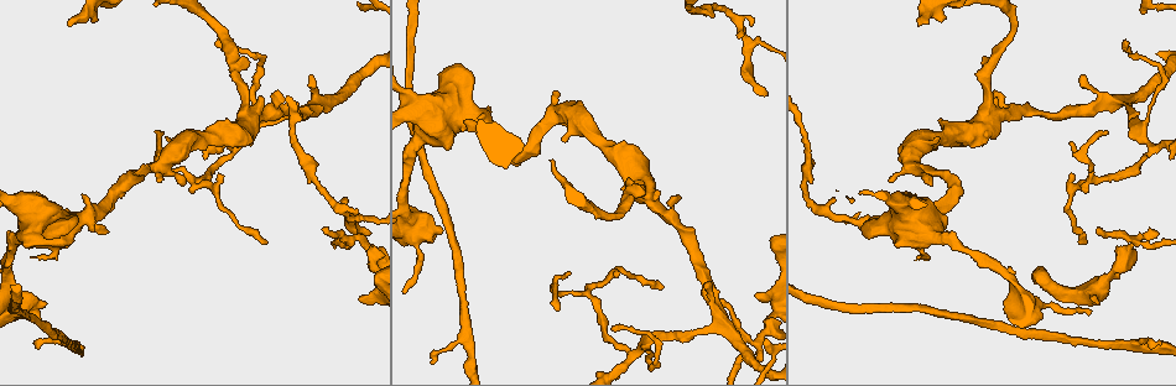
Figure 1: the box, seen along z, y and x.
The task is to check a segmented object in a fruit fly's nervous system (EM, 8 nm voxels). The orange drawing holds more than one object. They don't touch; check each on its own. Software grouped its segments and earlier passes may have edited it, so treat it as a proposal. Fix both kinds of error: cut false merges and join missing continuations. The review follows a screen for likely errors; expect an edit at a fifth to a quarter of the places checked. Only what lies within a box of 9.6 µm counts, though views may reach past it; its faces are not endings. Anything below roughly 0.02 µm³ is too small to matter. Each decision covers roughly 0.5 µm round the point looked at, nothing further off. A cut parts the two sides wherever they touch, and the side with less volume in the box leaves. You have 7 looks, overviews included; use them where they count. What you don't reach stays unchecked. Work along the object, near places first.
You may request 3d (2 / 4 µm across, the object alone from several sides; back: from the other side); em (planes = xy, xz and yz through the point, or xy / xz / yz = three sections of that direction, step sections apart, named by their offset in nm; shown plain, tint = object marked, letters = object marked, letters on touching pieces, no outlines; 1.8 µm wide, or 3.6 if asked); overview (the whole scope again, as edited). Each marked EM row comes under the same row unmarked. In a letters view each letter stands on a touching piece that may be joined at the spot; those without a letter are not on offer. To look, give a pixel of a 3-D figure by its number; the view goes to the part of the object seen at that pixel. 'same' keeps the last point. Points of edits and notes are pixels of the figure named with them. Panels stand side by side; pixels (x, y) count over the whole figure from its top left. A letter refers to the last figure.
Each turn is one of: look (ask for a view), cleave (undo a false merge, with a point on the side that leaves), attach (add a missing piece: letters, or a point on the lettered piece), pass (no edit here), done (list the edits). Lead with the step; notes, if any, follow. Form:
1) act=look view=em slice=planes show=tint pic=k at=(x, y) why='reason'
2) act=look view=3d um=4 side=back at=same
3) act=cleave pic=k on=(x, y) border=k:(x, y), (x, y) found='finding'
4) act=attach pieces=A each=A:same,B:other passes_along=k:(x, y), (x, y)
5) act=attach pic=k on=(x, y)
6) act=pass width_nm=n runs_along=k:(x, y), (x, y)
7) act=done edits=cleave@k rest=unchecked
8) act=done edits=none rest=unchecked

act=look view=em slice=planes show=letters pic=1 at=(1096, 183) why='three-way junction'

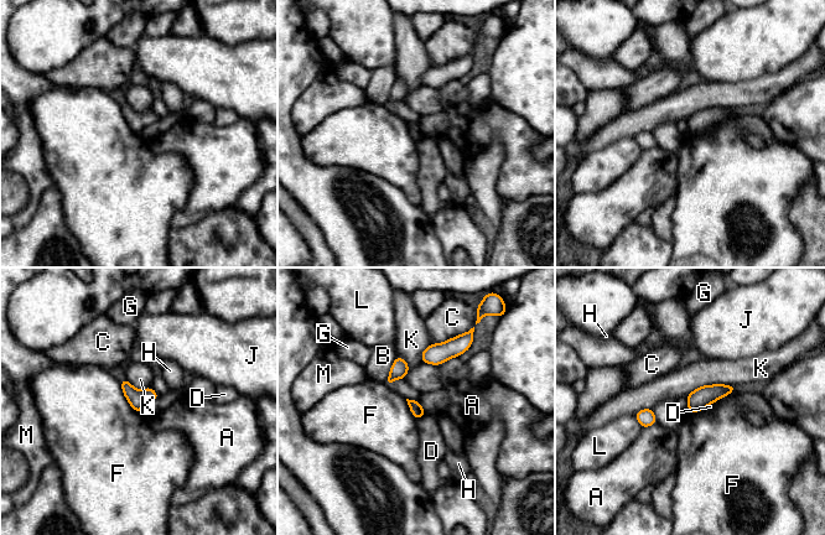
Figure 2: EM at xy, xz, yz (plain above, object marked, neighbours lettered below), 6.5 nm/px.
act=pass each=A:other,B:other,C:other,D:other,F:other,G:other,H:other,J:other,K:other,L:other,M:other border=2:(120, 378), (125, 399), (140, 413) found='all the same cell'

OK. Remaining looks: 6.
act=look view=3d um=4 pic=1 at=(464, 121)

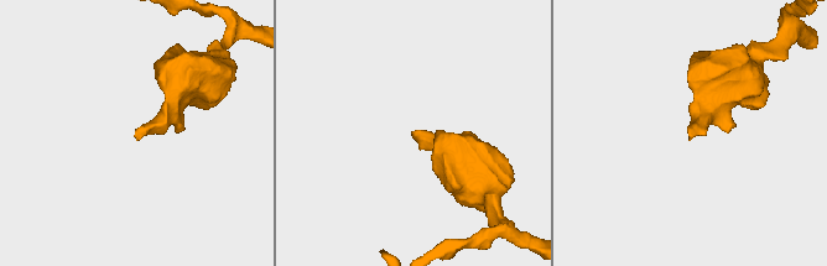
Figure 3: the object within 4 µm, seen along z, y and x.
act=look view=em slice=planes show=letters pic=3 at=(691, 137) why='now the EM'

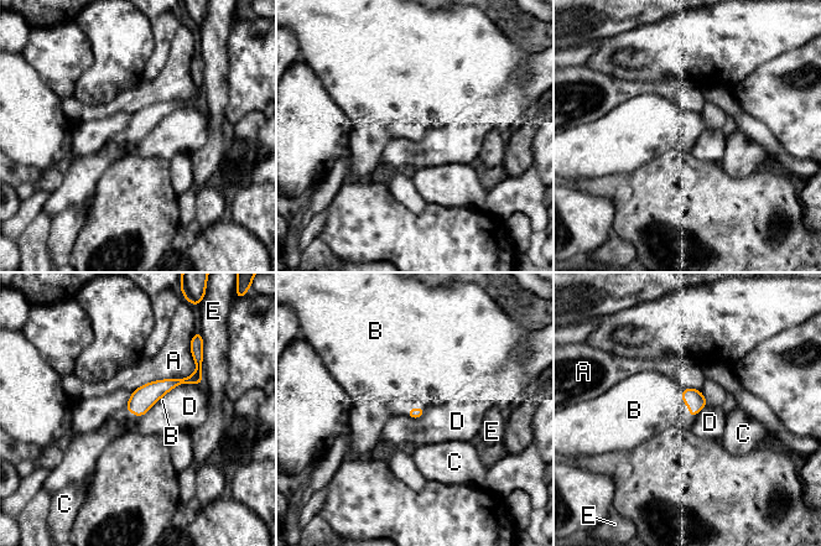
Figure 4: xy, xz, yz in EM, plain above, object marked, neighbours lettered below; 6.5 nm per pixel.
act=pass longest_contact=A:320nm each=A:other,B:other,C:other,D:other,E:other found='no lettered piece goes on from it'

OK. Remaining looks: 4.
act=look view=em slice=xy step=16 show=letters pic=1 at=(756, 340)

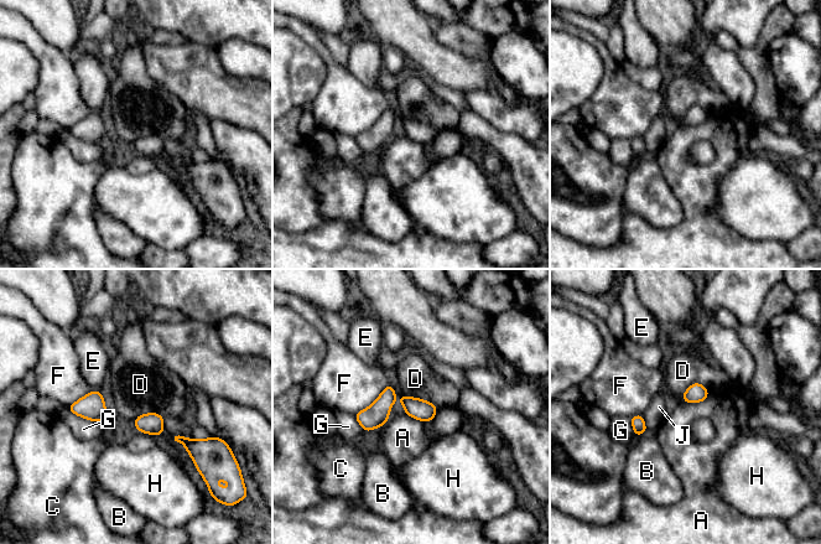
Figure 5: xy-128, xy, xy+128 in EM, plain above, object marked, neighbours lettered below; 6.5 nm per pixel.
act=look view=em slice=planes show=letters at=same why='another direction'

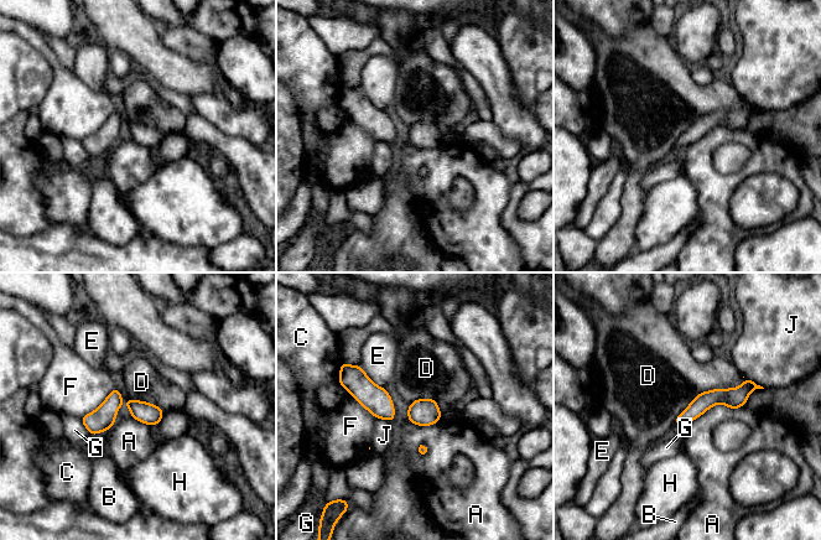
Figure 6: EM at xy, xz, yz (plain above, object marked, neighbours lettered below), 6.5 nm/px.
act=pass width_nm=120 each=A:other,B:other,C:other,D:other,E:other,F:other,G:other,H:other,J:other runs_along=6:(753, 385), (679, 421) found='all the same cell'

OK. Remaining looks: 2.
act=done edits=none rest=unchecked

